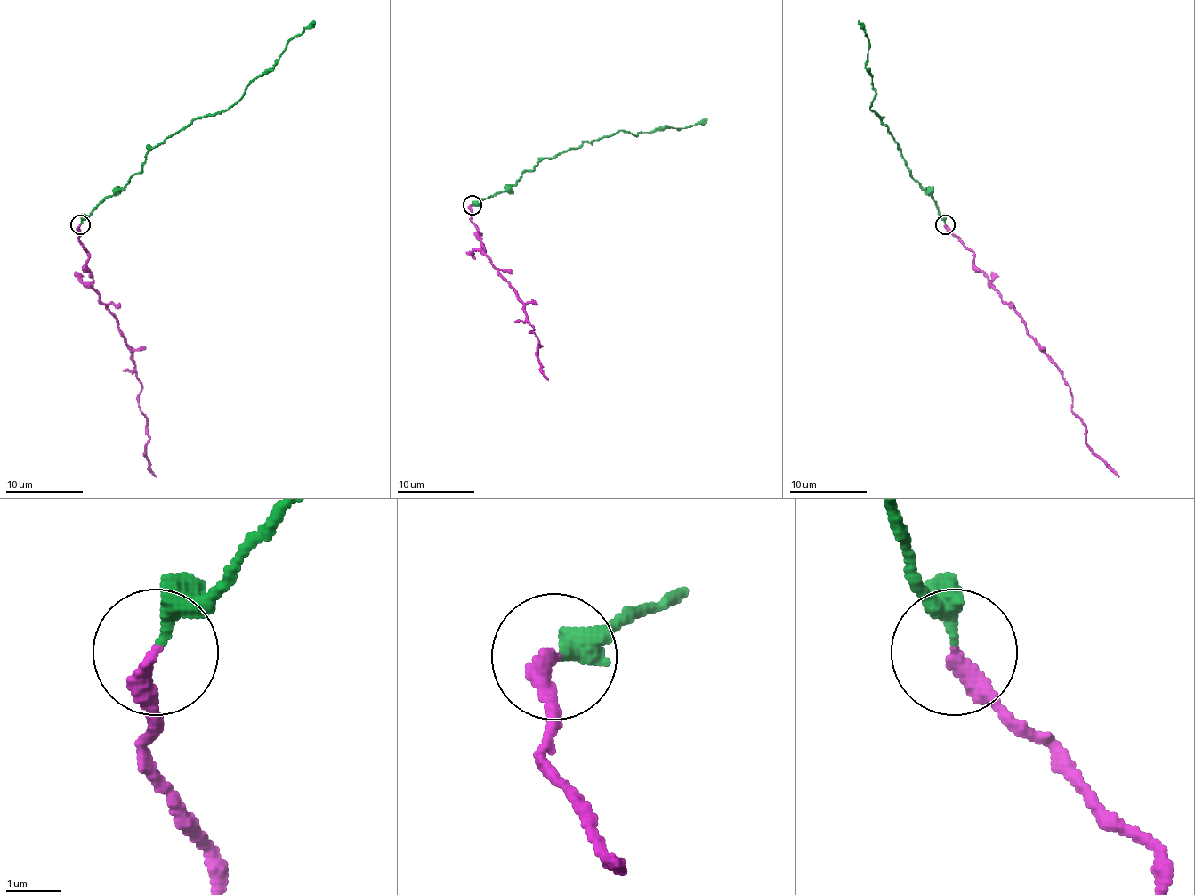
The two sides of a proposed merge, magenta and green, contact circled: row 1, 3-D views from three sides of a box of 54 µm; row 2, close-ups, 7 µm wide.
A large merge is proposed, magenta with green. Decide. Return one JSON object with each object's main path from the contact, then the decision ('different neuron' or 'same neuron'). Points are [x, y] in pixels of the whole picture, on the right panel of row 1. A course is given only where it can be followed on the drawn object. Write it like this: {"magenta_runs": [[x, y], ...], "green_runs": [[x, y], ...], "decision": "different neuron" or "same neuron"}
{"magenta_runs": [[945, 224], [1058, 369], [1072, 394], [1072, 409], [1081, 421], [1087, 446], [1118, 477]], "green_runs": [[945, 224], [935, 203], [912, 177], [889, 128], [869, 107], [876, 90], [866, 66], [866, 31], [858, 21]], "decision": "different neuron"}

